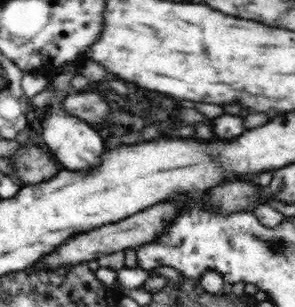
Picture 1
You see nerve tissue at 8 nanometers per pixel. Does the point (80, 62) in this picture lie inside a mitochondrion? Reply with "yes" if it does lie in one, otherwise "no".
no

